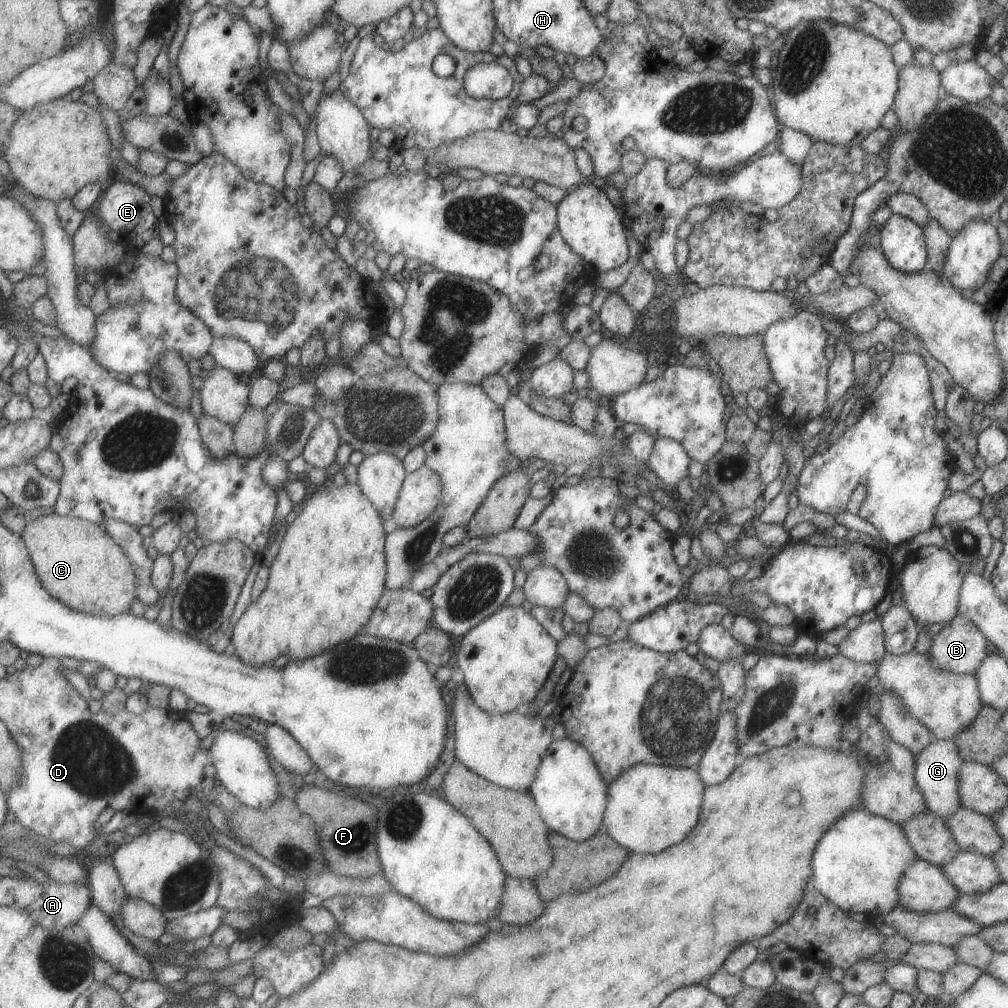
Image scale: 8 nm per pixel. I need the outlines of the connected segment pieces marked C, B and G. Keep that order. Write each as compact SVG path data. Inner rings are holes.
M57 513L42 514L27 522L20 532L24 544L31 555L32 564L38 575L38 580L47 594L68 606L71 610L88 615L103 615L114 617L129 613L129 606L136 598L136 576L130 560L122 548L103 530L101 525L77 517L59 516Z
M955 615L936 634L925 653L933 668L973 675L987 654L987 637L963 615Z
M937 739L936 742L929 743L915 758L914 779L922 792L927 811L946 819L961 807L958 772L964 761L958 755L957 745L953 739Z

